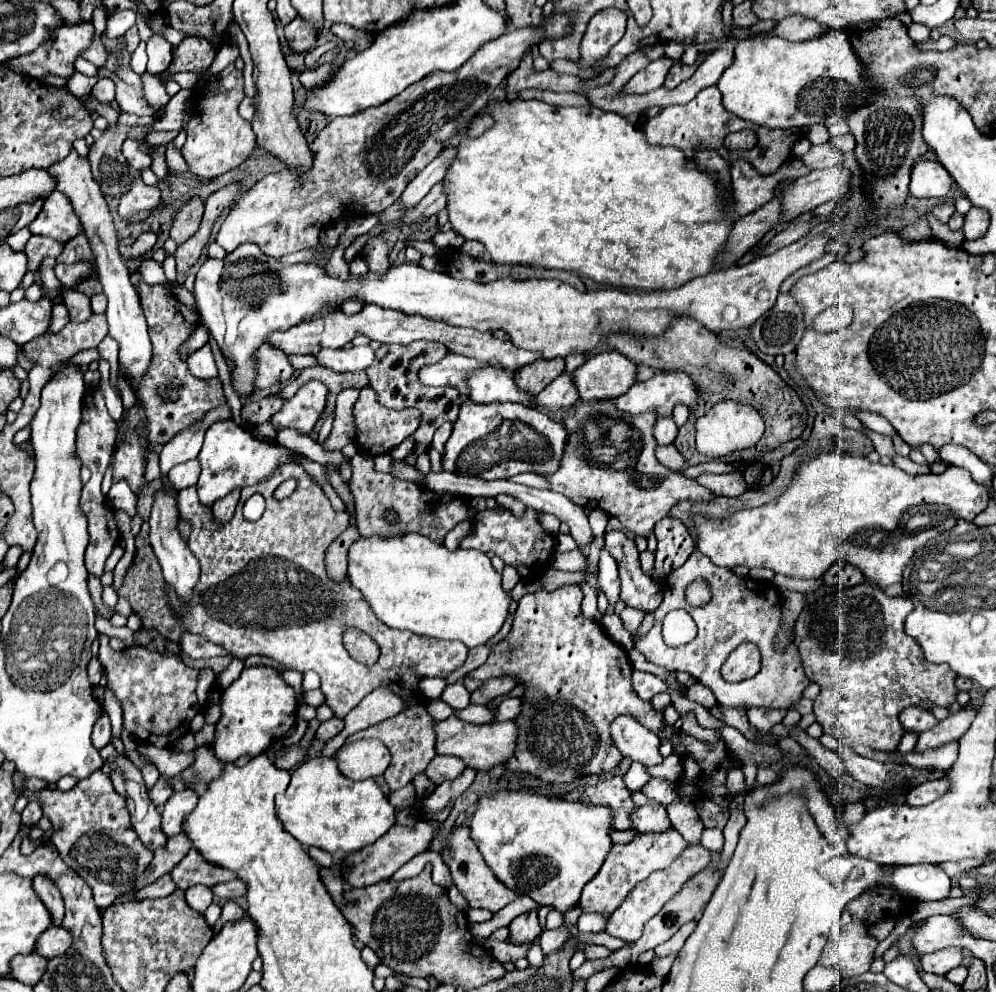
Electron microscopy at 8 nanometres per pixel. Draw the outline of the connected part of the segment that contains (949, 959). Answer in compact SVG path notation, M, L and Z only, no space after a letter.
M960 948L938 950L938 952L922 956L920 962L922 962L922 970L924 972L932 972L932 974L940 974L942 976L948 970L952 970L952 968L962 964L962 950Z

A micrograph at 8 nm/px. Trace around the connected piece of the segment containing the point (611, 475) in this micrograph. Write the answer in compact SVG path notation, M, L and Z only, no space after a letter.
M579 399L574 404L574 414L562 422L568 440L560 470L546 476L550 490L564 494L584 508L606 510L630 532L644 538L654 530L658 520L668 516L678 500L710 500L714 494L708 488L656 460L656 440L652 434L654 422L654 410L650 410L650 414L632 416L614 410L612 400L582 402Z

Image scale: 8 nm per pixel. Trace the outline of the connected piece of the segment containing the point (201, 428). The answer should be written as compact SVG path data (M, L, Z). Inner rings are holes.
M222 404L222 406L214 408L212 412L208 412L200 422L184 428L170 442L166 442L160 450L162 476L166 476L172 466L186 462L186 460L194 460L198 456L198 450L202 446L202 438L204 438L206 430L210 428L210 424L226 420L226 418L232 418L232 410L228 404Z

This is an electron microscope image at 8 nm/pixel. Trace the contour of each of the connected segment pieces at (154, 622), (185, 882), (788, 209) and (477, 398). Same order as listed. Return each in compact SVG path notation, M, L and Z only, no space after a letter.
M144 518L142 522L142 530L140 534L134 538L136 544L136 554L134 554L134 562L130 564L130 568L126 570L124 576L124 584L118 590L118 596L124 596L130 600L134 614L138 614L142 618L142 628L148 630L158 630L164 638L172 640L178 644L180 648L180 640L182 640L182 626L180 622L174 618L172 610L168 608L168 600L166 600L166 592L164 592L164 578L162 578L162 570L158 566L158 560L152 552L152 546L148 544L148 520Z
M190 848L190 852L182 858L182 862L174 866L170 876L174 878L174 884L182 890L188 890L194 884L204 884L204 886L212 888L214 884L236 878L236 874L232 870L224 870L220 866L214 866L214 864L202 860L198 850L194 850L194 848Z
M842 166L812 170L806 176L794 180L794 184L782 196L782 222L796 220L804 212L812 212L816 206L842 198L848 192L850 172Z
M486 366L472 372L472 376L468 378L468 386L468 398L478 404L520 402L524 406L532 406L532 396L518 390L518 386L514 384L514 374L508 370L494 370L492 366Z

